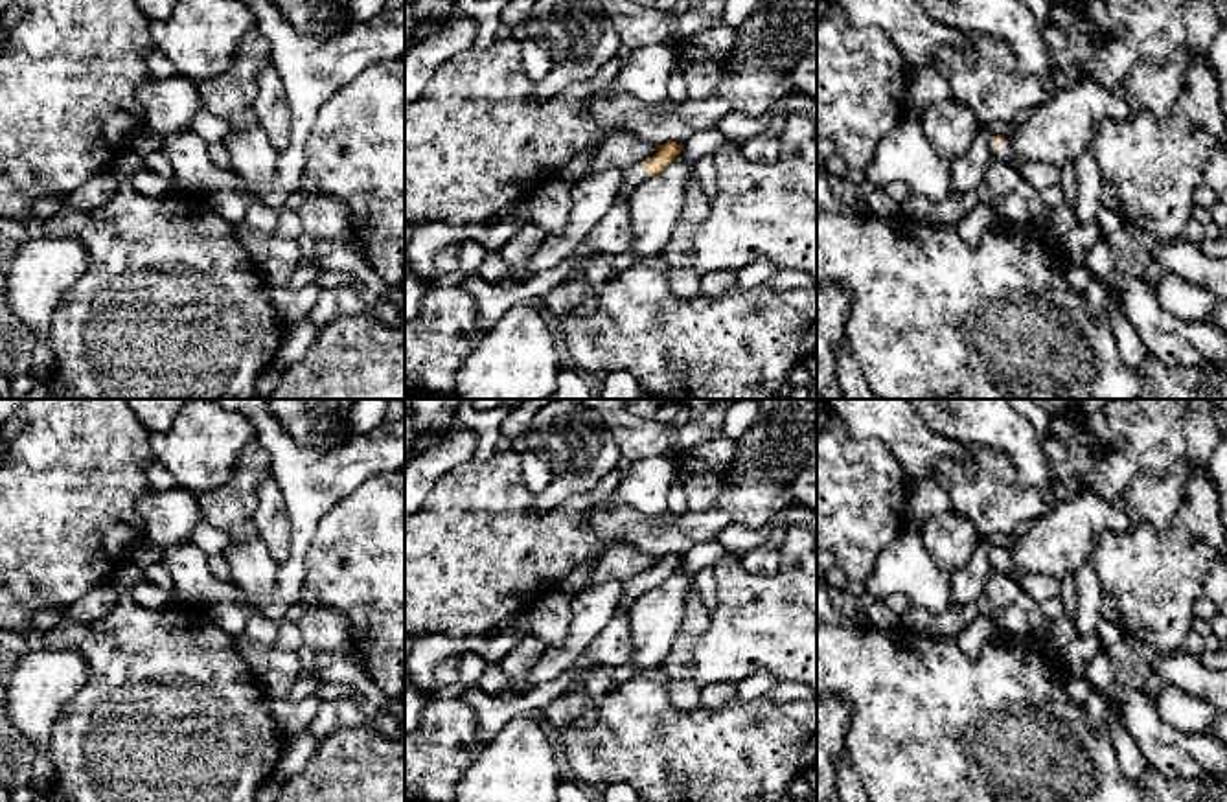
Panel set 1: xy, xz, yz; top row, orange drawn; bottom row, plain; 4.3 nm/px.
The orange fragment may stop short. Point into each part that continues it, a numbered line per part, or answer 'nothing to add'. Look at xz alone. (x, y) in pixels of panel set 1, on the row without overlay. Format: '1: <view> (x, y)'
1: xz (633, 589)

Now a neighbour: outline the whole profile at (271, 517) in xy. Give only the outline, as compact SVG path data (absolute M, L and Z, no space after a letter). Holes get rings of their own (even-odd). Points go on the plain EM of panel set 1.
M272 475L258 487L258 508L252 521L272 559L278 565L285 563L291 556L291 517Z

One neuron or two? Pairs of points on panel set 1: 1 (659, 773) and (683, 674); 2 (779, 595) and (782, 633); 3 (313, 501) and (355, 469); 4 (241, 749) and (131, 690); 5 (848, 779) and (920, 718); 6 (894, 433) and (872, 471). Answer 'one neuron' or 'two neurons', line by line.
1: two neurons
2: one neuron
3: one neuron
4: one neuron
5: two neurons
6: two neurons

